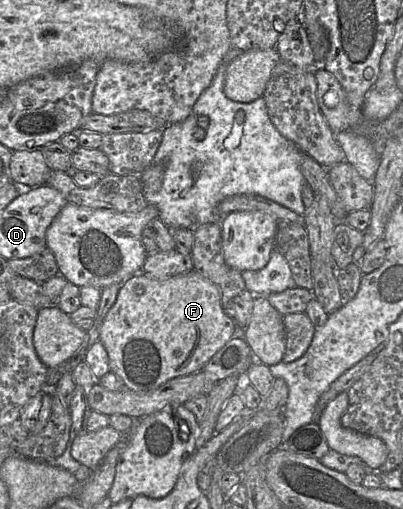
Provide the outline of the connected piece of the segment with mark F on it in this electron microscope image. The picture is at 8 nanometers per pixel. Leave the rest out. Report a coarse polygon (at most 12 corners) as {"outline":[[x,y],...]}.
{"outline":[[196,270],[122,284],[99,341],[125,388],[203,371],[236,334]]}

